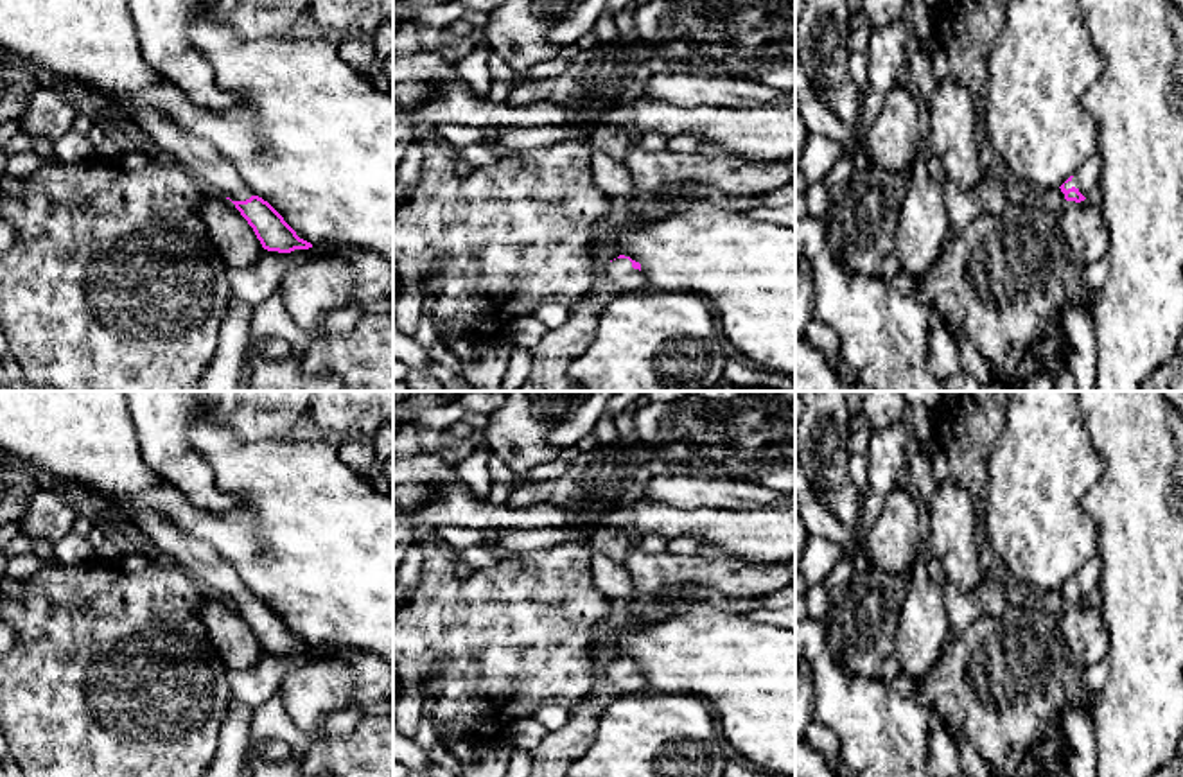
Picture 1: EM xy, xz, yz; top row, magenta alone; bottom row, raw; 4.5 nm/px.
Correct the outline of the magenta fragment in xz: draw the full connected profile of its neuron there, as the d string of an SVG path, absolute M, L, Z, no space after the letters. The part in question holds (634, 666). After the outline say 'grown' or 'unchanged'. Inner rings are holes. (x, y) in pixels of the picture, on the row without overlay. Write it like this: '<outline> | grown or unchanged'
M619 657L616 662L603 664L605 673L600 687L607 694L646 694L646 680L641 666L630 659Z | grown

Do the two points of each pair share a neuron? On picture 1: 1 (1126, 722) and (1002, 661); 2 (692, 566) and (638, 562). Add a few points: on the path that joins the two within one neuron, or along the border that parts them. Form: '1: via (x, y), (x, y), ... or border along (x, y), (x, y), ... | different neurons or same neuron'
1: border along (1094, 698), (1090, 713) | different neurons
2: via (679, 566), (650, 566) | same neuron

